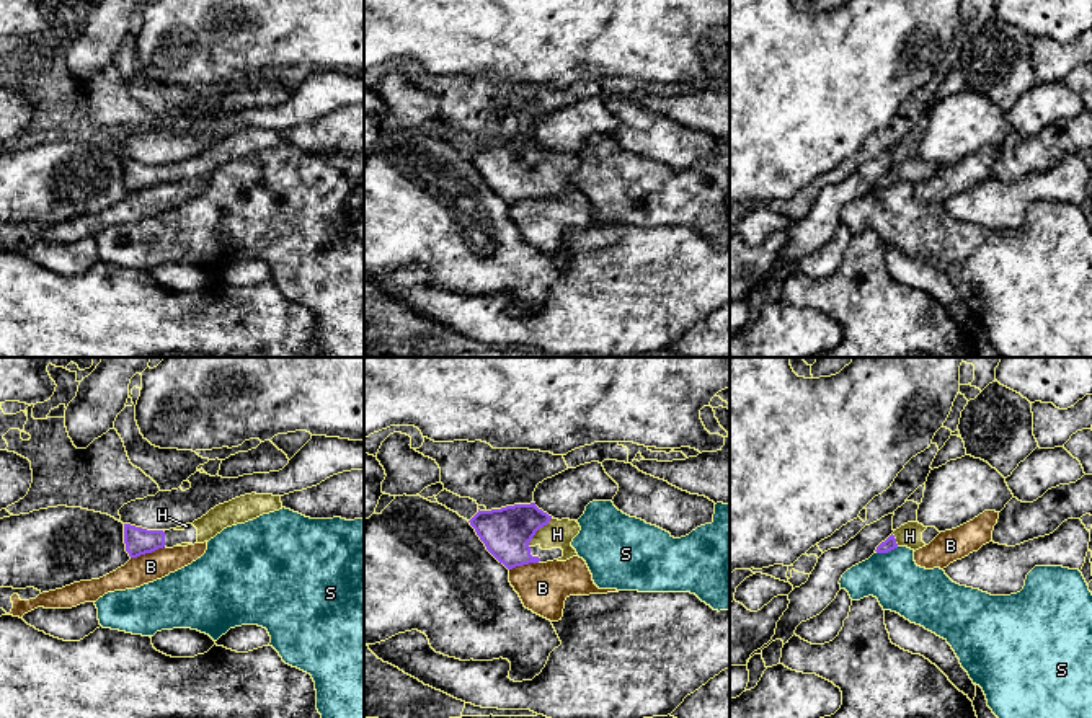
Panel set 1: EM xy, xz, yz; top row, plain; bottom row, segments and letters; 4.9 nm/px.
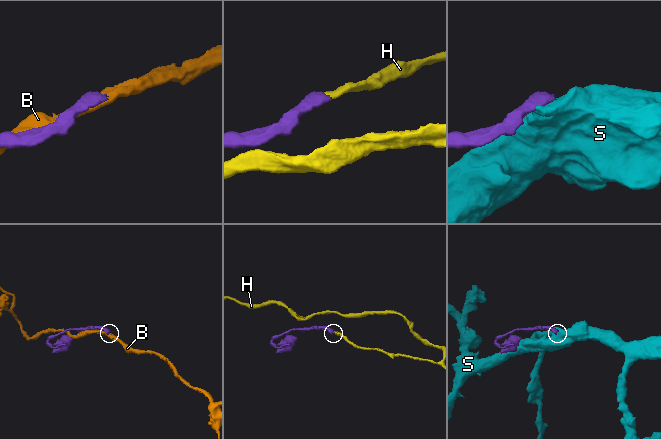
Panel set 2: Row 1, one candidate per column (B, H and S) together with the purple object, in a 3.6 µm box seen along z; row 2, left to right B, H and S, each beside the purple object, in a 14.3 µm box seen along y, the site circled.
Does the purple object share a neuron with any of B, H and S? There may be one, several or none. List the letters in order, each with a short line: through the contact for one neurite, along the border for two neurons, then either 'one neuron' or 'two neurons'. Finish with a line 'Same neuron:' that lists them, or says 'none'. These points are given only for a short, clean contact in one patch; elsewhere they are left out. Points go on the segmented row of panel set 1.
B: two neurons
H: line xz (506, 532), (536, 531), (557, 534); one neuron
S: two neurons
Same neuron: H

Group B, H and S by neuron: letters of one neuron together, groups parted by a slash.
B / H / S

